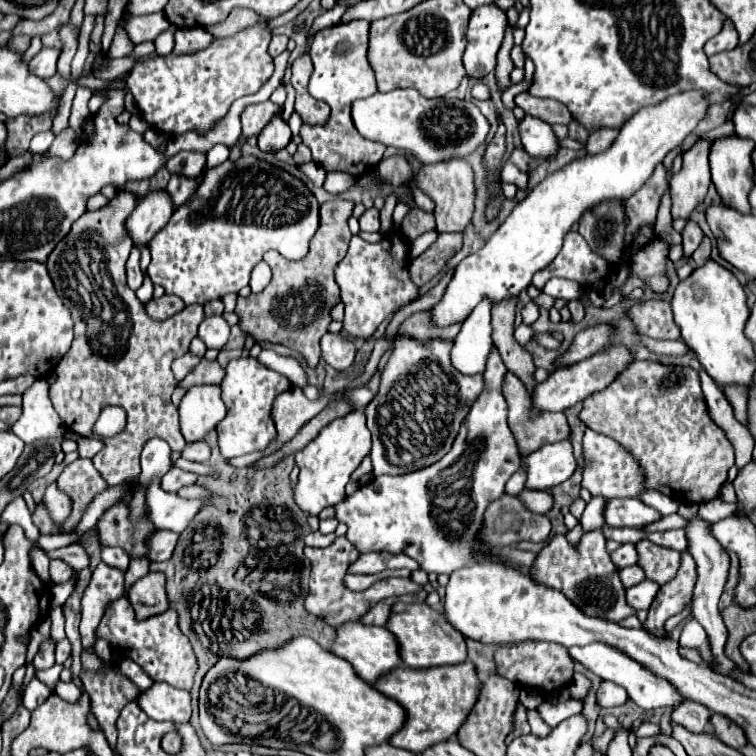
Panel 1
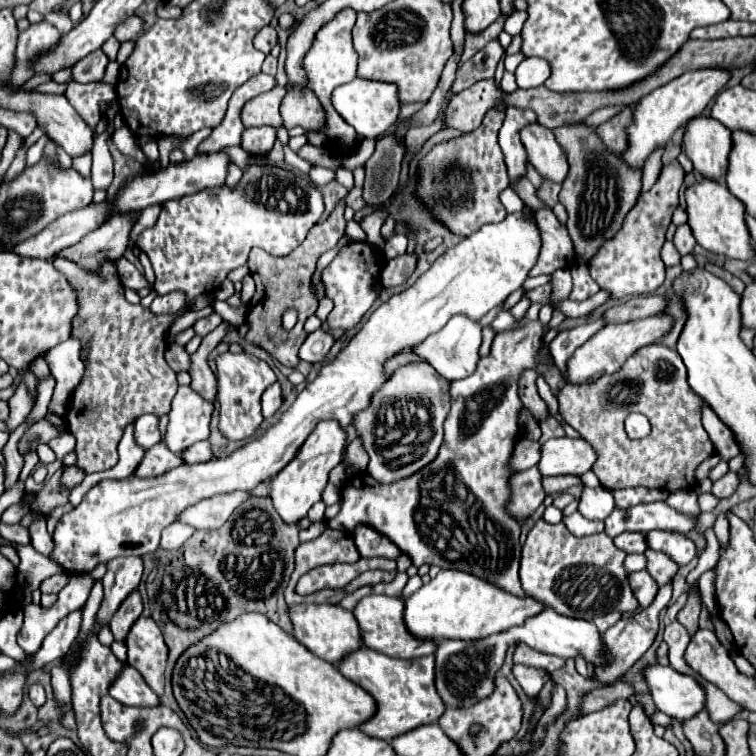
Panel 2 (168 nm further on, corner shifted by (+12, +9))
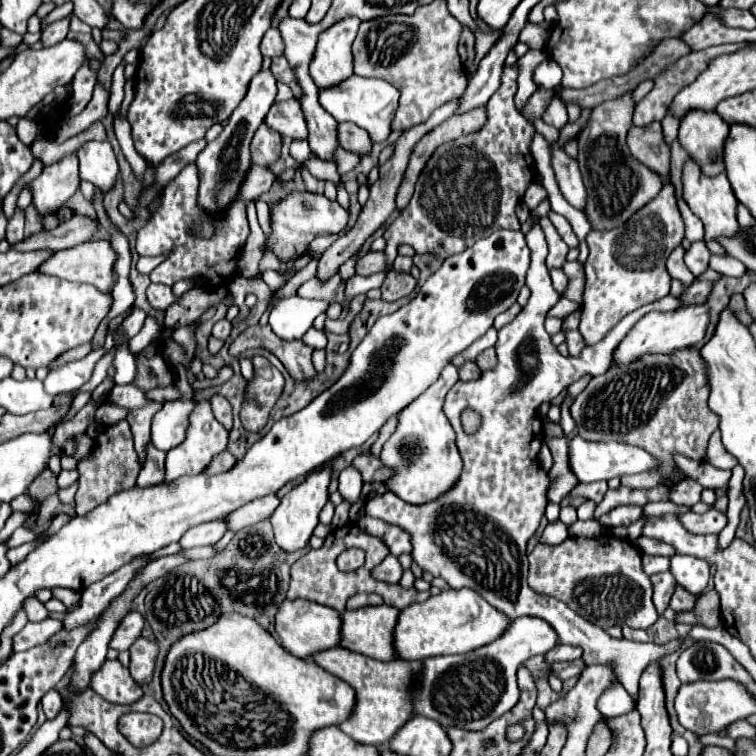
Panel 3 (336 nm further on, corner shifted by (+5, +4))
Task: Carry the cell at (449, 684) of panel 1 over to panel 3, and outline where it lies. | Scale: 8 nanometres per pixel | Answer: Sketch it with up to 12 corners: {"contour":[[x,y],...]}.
{"contour":[[341,646],[311,658],[355,690],[339,724],[383,746],[413,716],[421,662]]}

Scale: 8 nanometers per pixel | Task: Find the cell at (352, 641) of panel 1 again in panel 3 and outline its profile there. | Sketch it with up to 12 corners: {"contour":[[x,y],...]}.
{"contour":[[283,600],[275,638],[297,658],[339,646],[341,614]]}

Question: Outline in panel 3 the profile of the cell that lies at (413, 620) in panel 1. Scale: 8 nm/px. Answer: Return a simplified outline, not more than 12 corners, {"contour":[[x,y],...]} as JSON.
{"contour":[[385,604],[345,610],[339,646],[395,660],[399,610]]}

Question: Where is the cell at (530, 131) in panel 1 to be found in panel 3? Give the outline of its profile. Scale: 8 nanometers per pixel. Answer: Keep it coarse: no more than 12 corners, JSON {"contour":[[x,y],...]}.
{"contour":[[553,142],[553,170],[561,194],[583,210],[587,190],[577,162]]}

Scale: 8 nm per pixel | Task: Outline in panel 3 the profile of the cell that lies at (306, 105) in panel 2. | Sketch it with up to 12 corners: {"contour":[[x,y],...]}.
{"contour":[[339,124],[339,144],[357,156],[371,154],[367,130]]}

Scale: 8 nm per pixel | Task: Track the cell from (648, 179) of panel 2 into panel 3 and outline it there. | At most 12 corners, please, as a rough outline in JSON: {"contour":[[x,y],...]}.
{"contour":[[671,114],[661,120],[667,144],[677,138],[679,120]]}

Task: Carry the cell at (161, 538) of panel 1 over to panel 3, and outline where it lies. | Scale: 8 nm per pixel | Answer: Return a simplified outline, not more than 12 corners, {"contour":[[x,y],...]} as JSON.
{"contour":[[225,520],[193,526],[179,542],[185,550],[211,546],[227,532]]}

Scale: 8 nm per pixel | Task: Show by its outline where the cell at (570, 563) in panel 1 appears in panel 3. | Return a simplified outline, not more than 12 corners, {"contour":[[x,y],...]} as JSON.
{"contour":[[609,532],[537,544],[531,590],[595,626],[657,618],[641,554]]}

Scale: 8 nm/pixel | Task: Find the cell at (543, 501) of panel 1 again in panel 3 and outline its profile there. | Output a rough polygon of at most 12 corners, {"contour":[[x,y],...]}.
{"contour":[[603,482],[579,484],[571,496],[601,502],[607,486]]}

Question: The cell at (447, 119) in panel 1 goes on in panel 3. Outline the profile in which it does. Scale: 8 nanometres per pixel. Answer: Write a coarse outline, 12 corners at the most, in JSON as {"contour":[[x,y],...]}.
{"contour":[[351,76],[319,88],[319,104],[337,120],[391,134],[399,90]]}

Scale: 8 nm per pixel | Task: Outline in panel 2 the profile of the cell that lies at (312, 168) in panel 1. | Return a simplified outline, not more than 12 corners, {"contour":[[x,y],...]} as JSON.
{"contour":[[312,167],[310,179],[316,185],[326,185],[334,173],[324,167]]}

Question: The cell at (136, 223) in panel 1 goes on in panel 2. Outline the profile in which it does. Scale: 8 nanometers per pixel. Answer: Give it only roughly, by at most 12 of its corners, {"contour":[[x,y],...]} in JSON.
{"contour":[[114,215],[58,255],[98,269],[128,249],[138,217]]}

